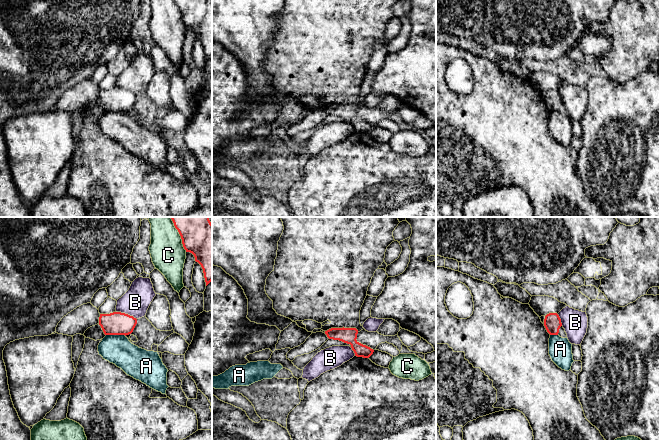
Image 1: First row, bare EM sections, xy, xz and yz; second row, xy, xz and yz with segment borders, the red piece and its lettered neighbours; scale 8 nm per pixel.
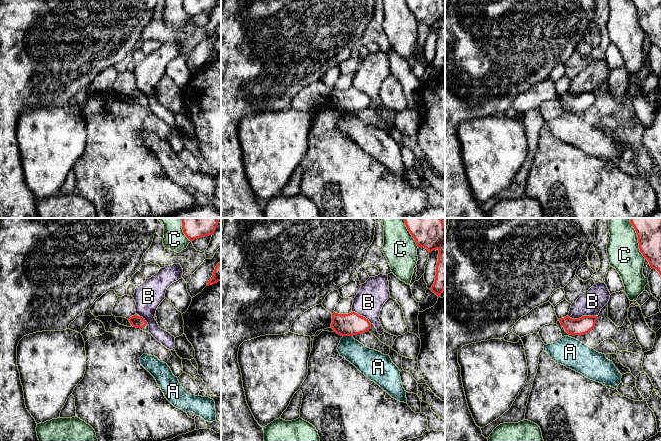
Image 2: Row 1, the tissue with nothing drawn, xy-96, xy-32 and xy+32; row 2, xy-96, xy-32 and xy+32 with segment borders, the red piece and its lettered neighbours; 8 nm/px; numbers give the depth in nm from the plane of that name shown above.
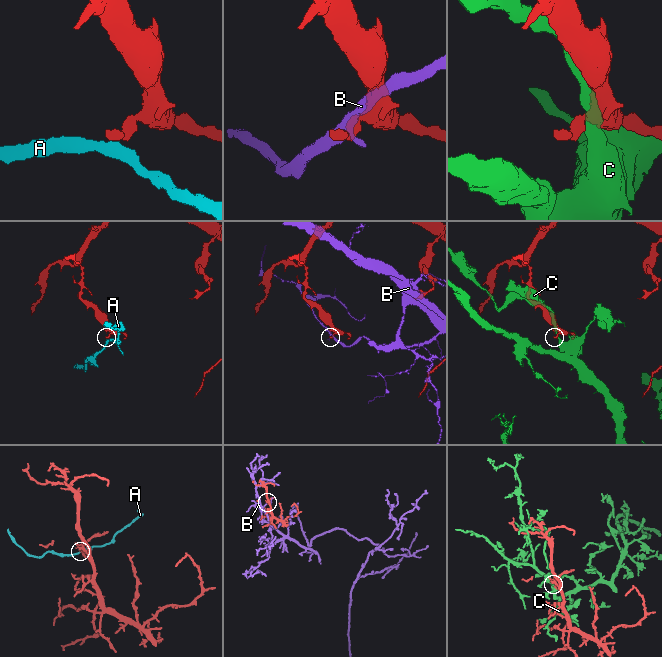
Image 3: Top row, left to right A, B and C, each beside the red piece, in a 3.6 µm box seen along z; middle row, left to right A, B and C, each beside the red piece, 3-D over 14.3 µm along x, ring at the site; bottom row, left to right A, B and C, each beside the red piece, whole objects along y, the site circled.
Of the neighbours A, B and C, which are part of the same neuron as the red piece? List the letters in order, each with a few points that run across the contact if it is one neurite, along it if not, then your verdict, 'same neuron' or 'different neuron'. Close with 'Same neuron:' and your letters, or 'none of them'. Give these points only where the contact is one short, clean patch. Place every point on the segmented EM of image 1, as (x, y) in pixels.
A: xy (106, 334), (123, 334), (125, 336) | different neuron
B: different neuron
C: different neuron
Same neuron: none of them

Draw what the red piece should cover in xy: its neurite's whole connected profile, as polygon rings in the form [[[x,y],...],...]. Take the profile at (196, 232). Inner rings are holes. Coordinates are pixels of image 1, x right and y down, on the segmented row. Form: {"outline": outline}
{"outline": [[[171,217],[186,252],[194,255],[204,273],[206,286],[212,281],[212,223],[209,217]]]}

